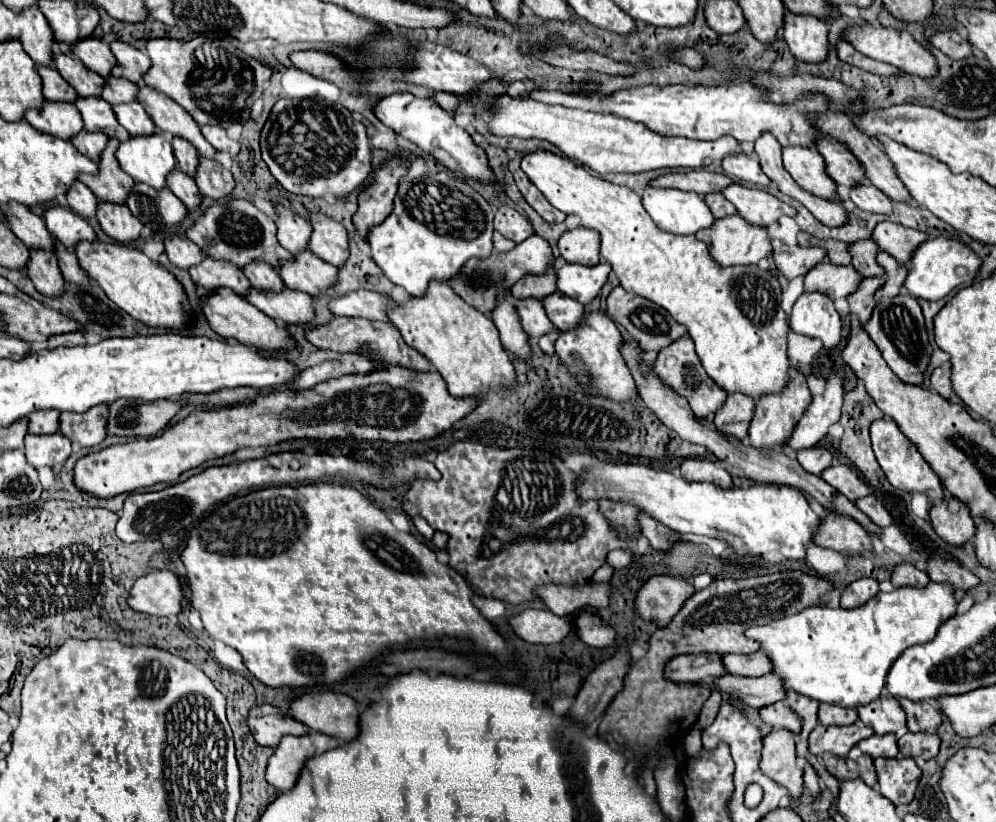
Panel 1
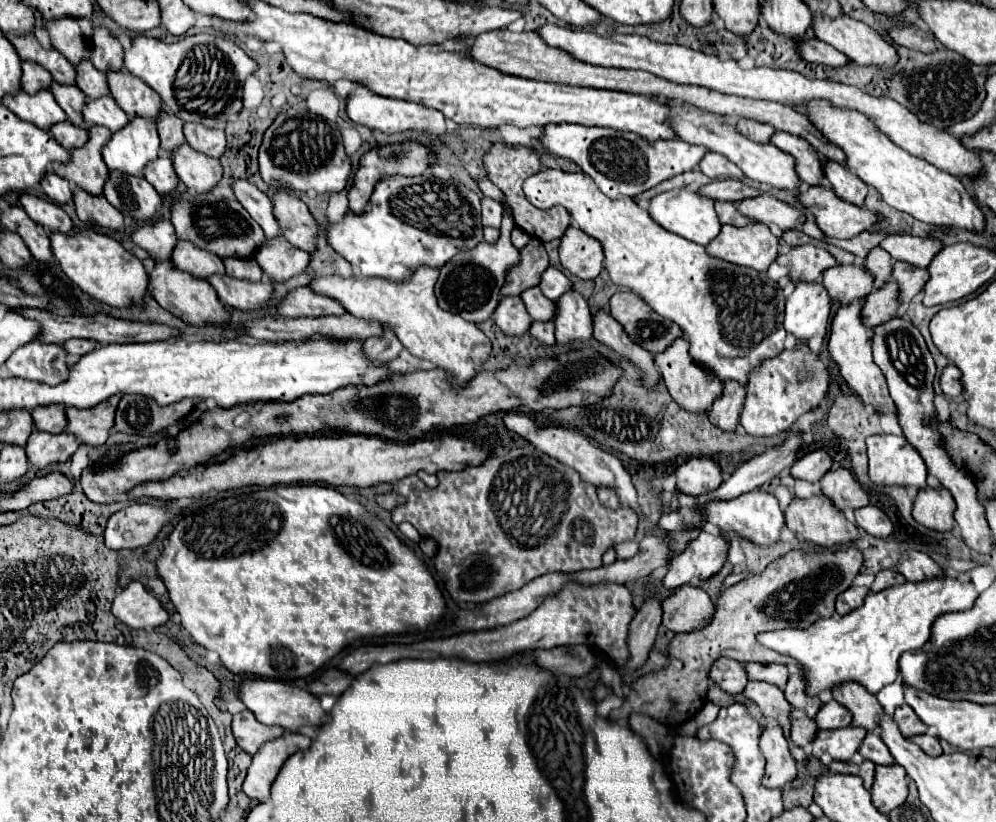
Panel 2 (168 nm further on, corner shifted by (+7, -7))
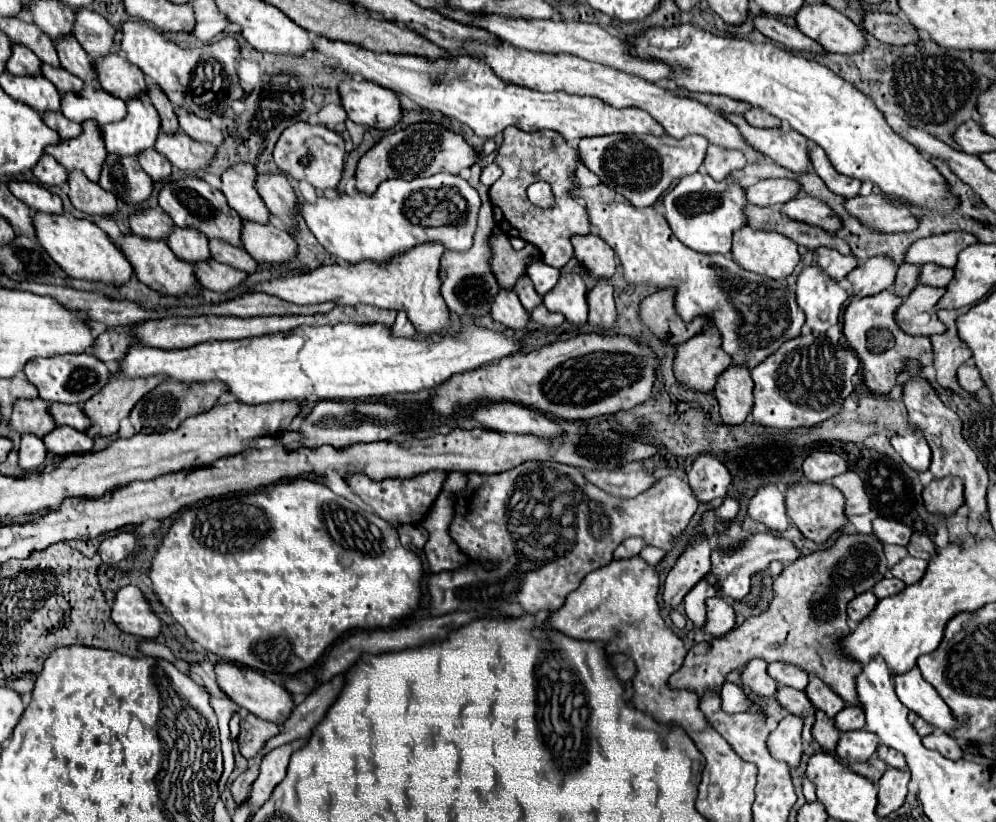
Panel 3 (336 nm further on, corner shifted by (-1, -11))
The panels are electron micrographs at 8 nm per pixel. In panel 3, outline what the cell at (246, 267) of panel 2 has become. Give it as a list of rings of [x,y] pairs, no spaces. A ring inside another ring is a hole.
[[[209,240],[209,252],[213,260],[229,264],[237,270],[253,272],[257,268],[257,262],[251,256],[247,256],[247,250],[243,246],[233,246],[223,240]]]

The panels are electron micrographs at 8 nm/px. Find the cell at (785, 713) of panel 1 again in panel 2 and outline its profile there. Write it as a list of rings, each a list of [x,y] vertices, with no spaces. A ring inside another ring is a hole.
[[[793,710],[793,712],[791,712],[791,736],[789,736],[789,740],[791,740],[793,744],[797,744],[797,746],[801,746],[801,748],[809,746],[817,730],[819,730],[819,728],[817,728],[815,720],[807,718],[805,712],[801,712],[801,710]]]

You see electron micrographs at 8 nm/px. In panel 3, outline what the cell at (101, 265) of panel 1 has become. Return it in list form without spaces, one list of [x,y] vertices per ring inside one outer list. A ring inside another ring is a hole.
[[[35,212],[33,226],[39,244],[69,276],[81,280],[101,280],[111,284],[123,284],[131,278],[133,268],[123,256],[123,252],[119,252],[119,248],[111,242],[111,238],[93,222],[71,218],[67,214],[51,216],[47,212]]]

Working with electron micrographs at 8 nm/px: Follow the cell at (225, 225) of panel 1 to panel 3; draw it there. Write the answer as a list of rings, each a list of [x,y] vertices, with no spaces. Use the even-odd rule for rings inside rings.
[[[183,176],[179,180],[169,180],[159,190],[159,206],[173,218],[173,222],[181,228],[195,228],[203,232],[207,238],[219,238],[233,246],[241,244],[241,216],[231,210],[221,190],[209,186],[203,178]]]

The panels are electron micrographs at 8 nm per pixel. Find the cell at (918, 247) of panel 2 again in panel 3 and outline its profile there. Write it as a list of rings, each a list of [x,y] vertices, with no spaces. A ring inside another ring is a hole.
[[[953,230],[953,232],[947,232],[947,234],[917,240],[915,244],[911,244],[905,258],[911,264],[933,262],[933,264],[939,264],[939,266],[955,268],[957,254],[963,248],[967,248],[969,244],[975,244],[975,242],[977,242],[975,236],[971,236],[969,232]]]

